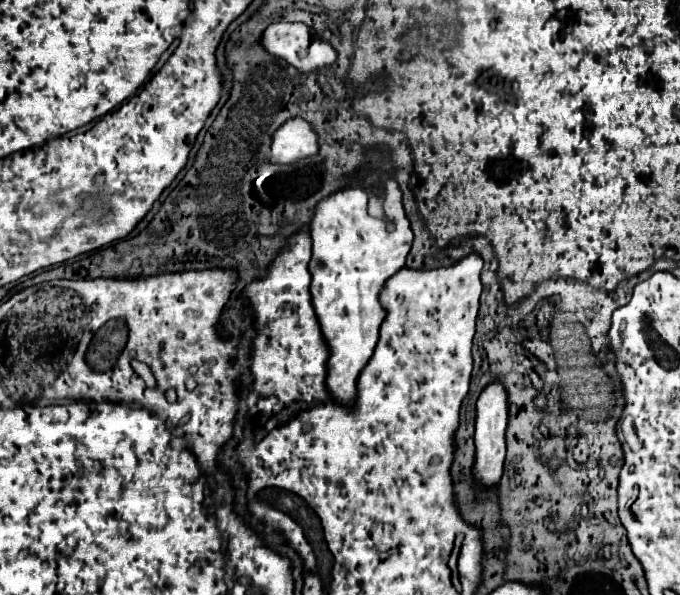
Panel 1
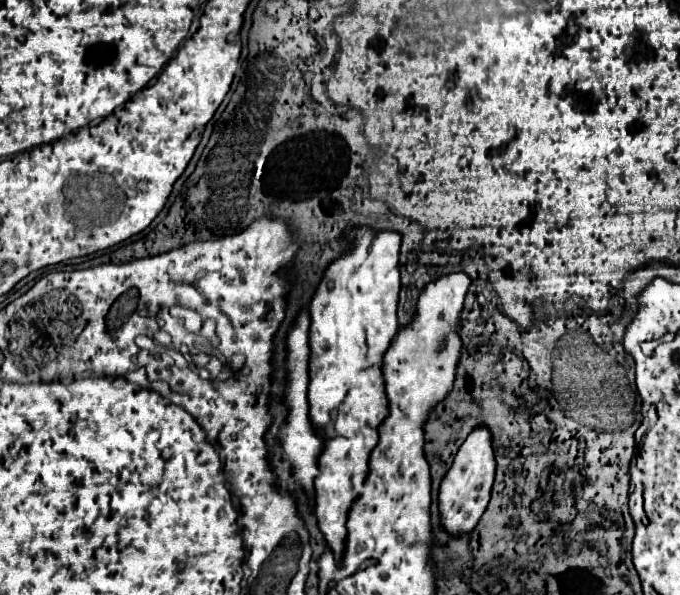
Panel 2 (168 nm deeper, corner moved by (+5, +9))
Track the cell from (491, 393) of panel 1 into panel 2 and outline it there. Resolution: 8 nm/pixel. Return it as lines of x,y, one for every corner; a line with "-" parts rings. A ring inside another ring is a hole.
477,427
461,445
451,469
445,473
439,487
441,527
449,535
461,537
461,535
469,535
475,529
477,521
481,519
489,503
493,477
495,477
495,457
493,457
493,447
491,447
491,433
487,431
487,427

